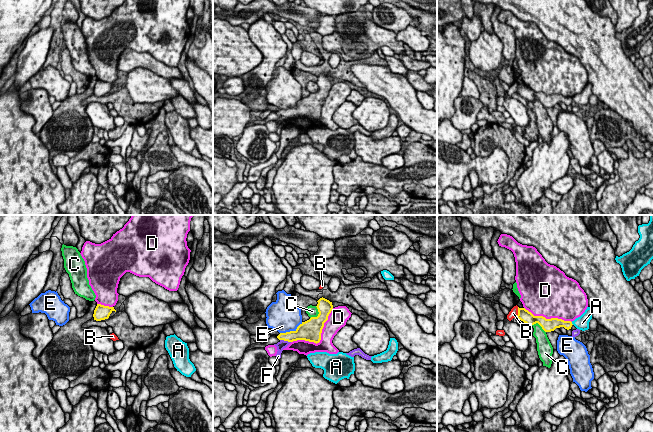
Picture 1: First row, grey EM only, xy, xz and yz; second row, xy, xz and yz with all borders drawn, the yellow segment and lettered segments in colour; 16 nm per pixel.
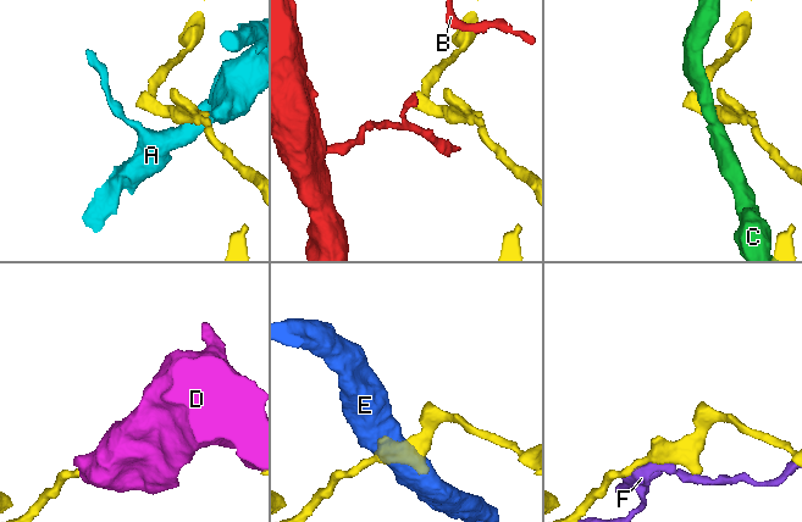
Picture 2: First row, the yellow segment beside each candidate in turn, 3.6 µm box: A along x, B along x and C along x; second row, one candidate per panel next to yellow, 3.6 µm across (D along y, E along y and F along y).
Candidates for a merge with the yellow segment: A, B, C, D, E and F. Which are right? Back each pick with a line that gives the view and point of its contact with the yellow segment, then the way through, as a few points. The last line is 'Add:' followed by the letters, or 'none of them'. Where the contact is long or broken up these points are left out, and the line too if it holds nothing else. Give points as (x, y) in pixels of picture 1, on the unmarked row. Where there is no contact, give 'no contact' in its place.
Add: none of them

